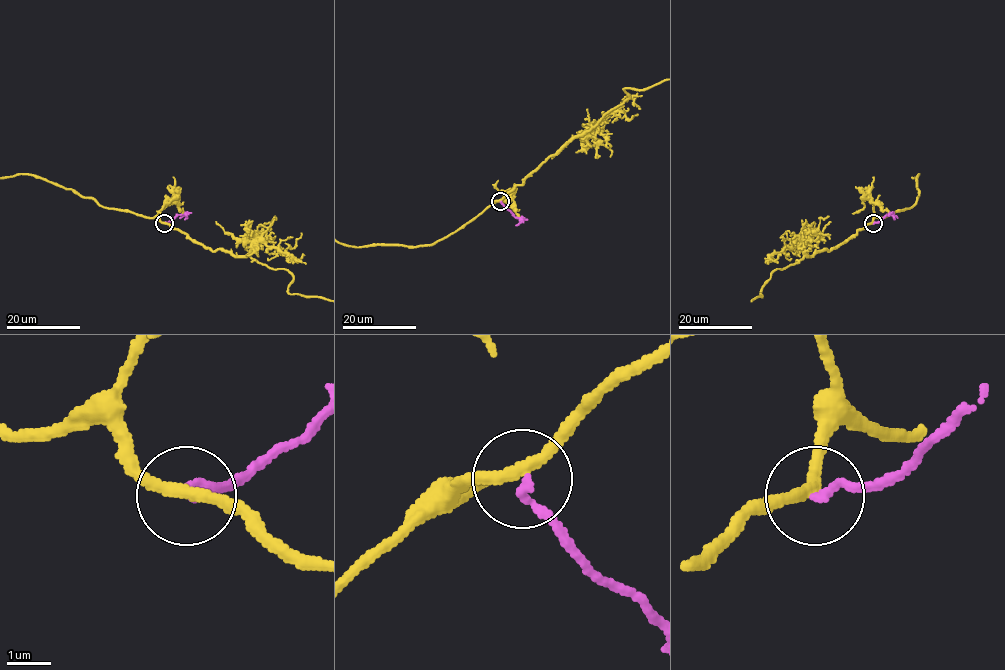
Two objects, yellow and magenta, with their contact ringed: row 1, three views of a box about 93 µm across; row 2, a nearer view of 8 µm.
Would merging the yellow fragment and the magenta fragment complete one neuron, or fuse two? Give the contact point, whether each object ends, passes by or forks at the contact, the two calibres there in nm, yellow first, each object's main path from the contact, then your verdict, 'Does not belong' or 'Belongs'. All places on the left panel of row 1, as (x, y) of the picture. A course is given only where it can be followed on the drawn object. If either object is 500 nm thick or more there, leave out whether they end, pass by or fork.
Place: (164, 223). At the ring yellow passes by. At the ring magenta ends. Thickness 280 nm (yellow) against 180 nm. Course of yellow: (163, 223), (212, 251), (224, 249), (286, 269), (293, 277), (289, 294), (330, 301). Course of magenta: (164, 223), (179, 218). Does not belong

